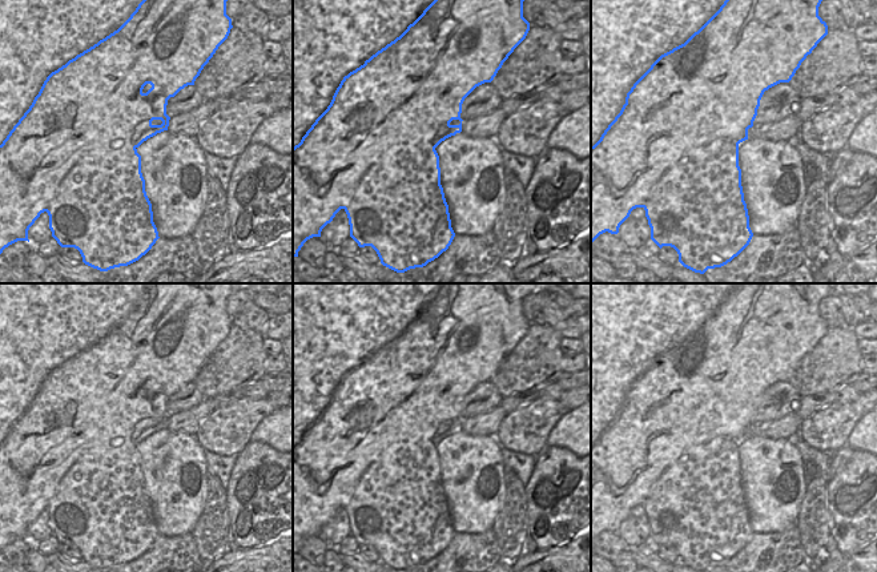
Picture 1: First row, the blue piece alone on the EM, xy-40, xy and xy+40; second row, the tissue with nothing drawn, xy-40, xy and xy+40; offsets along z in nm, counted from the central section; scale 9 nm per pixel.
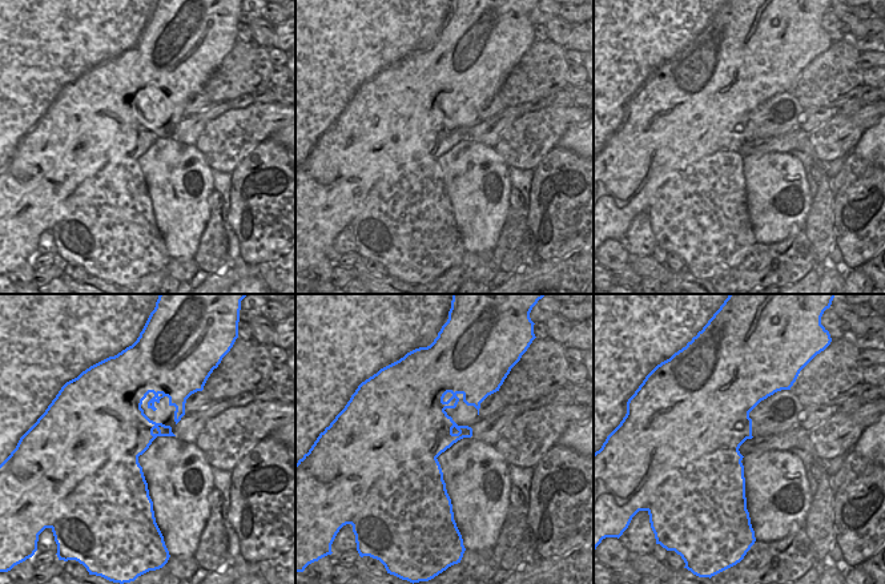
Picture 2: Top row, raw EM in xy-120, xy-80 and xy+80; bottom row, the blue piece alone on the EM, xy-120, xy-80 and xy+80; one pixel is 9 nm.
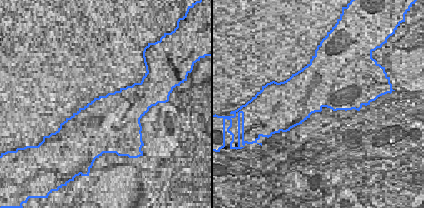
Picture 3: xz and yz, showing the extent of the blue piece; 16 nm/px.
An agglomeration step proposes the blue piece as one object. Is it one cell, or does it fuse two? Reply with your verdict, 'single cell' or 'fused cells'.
fused cells

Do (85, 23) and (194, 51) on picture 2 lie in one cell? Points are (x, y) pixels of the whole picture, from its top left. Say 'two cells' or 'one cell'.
one cell

